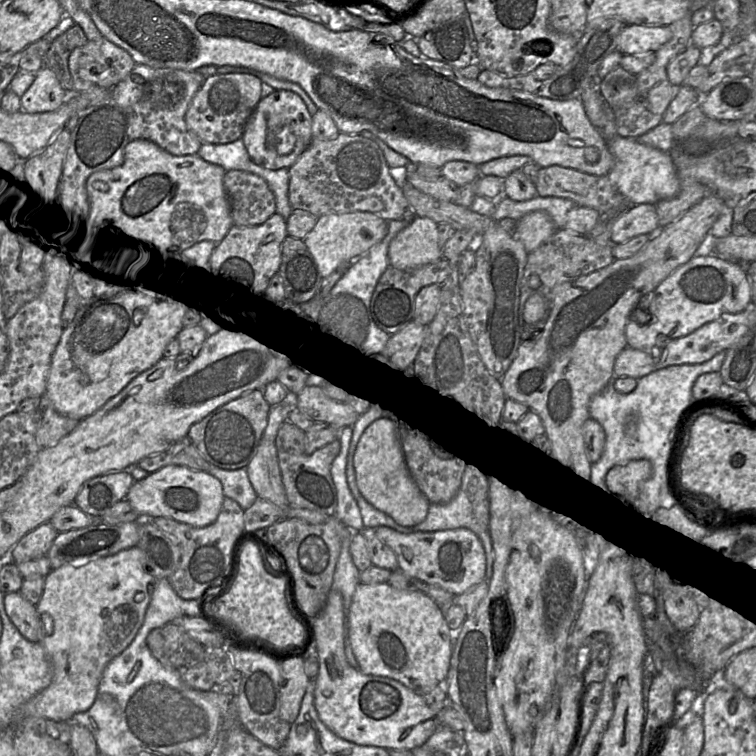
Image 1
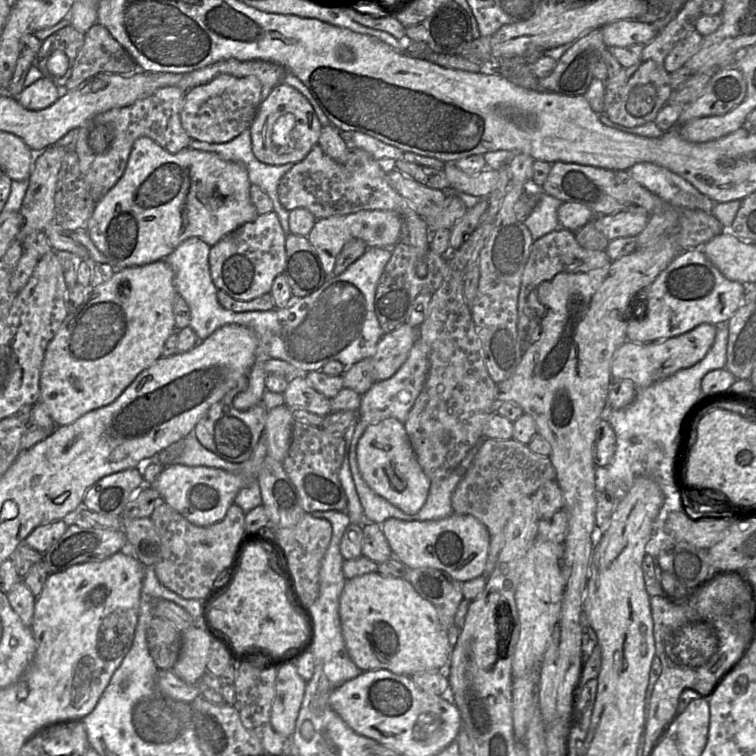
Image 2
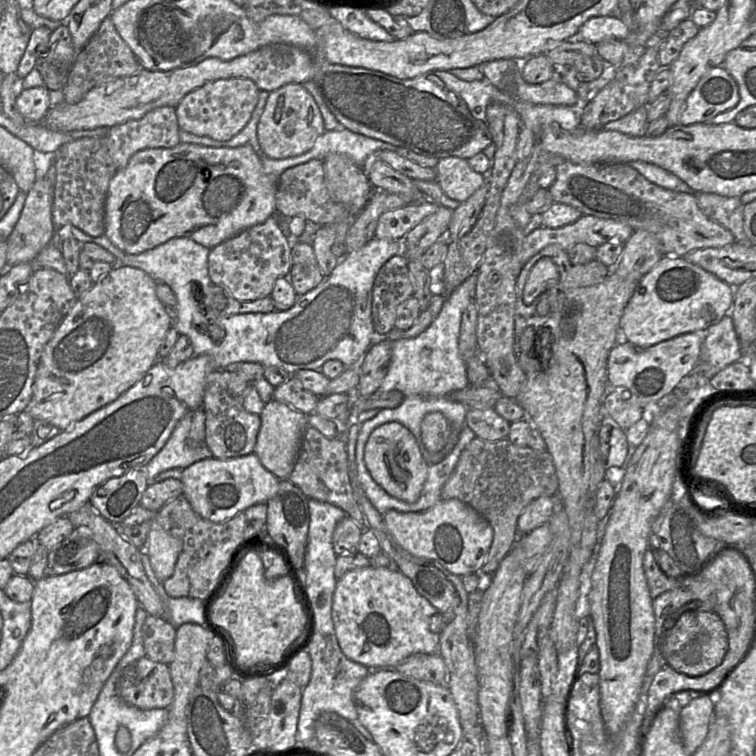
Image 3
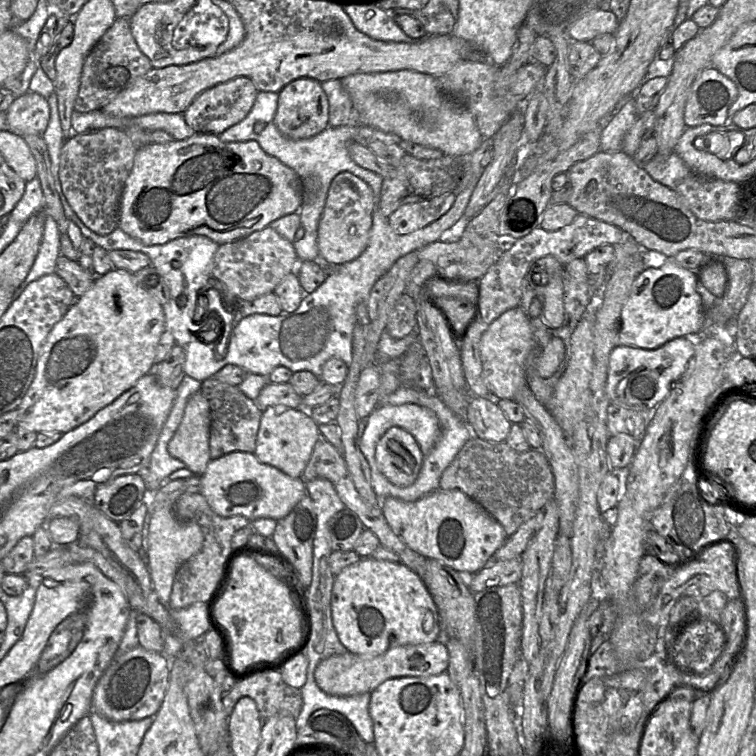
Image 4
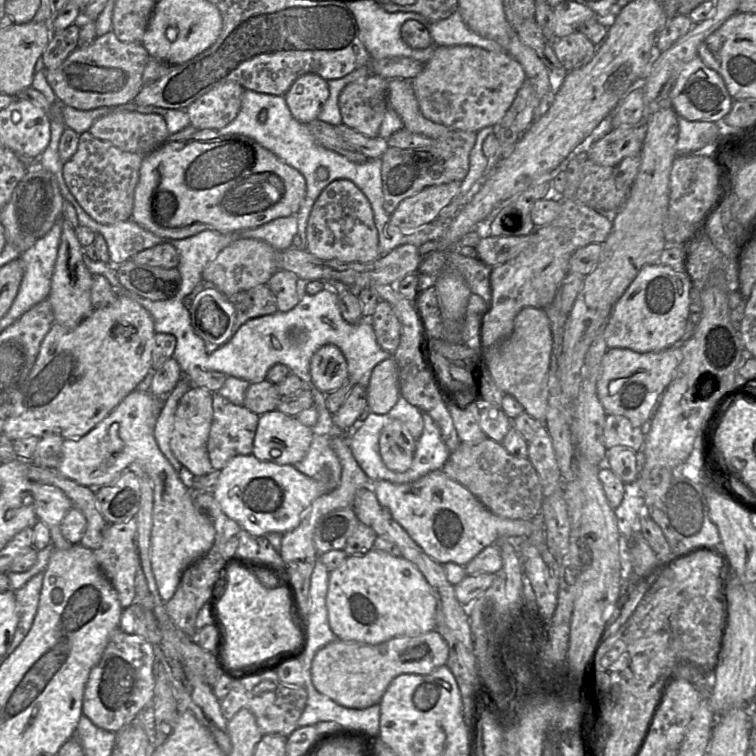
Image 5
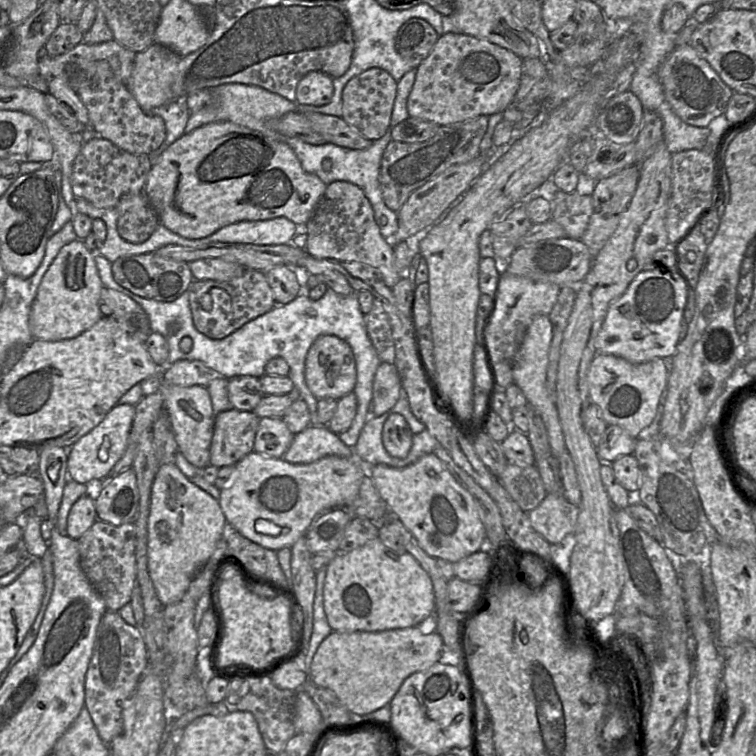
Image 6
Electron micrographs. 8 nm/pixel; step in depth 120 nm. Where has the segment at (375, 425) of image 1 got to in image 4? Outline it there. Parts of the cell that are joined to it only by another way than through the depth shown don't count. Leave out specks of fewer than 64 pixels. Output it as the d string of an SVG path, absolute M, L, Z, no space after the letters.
M391 427L380 438L375 449L380 472L394 485L412 485L422 466L424 455L416 439L403 428Z

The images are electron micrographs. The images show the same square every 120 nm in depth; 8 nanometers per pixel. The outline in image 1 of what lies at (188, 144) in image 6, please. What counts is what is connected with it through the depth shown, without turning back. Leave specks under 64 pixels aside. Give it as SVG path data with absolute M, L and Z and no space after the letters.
M137 139L128 143L124 149L124 160L121 165L112 169L95 172L89 176L86 182L91 210L89 218L78 237L86 270L92 275L105 275L116 281L122 281L164 257L177 253L186 253L198 243L220 243L234 226L230 205L223 185L225 173L226 170L224 168L203 160L198 154L183 156L172 155L155 143L144 139Z

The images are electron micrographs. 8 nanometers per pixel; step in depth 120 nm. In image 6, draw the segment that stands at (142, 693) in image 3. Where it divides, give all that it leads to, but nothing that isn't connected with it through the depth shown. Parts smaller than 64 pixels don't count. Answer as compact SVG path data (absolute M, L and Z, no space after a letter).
M107 610L100 620L86 673L84 704L106 744L121 732L125 702L135 693L147 666L148 653L140 627L127 624L118 612Z

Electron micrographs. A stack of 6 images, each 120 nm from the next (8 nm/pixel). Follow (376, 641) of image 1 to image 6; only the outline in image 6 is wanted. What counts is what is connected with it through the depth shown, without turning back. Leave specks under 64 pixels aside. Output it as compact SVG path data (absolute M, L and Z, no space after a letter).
M377 537L347 553L333 555L323 588L324 612L334 632L380 632L427 624L434 616L435 596L431 578L409 553L398 554Z

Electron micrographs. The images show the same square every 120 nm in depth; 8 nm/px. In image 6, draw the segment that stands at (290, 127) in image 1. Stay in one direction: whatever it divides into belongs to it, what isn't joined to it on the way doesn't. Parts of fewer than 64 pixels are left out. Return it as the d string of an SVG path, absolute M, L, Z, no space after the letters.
M320 71L307 73L296 87L295 102L298 106L323 106L333 96L333 78Z

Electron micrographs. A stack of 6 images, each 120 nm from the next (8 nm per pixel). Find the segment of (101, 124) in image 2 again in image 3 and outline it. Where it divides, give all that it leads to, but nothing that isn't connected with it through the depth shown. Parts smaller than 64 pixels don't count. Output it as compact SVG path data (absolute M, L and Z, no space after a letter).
M176 107L155 108L137 120L130 120L109 128L106 135L110 154L118 171L124 169L131 157L147 148L173 148L181 143Z

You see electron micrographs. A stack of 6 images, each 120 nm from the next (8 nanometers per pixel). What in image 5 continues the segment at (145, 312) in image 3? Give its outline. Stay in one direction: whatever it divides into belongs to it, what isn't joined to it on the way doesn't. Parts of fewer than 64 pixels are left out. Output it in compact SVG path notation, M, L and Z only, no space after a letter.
M125 295L117 296L113 303L105 307L95 307L92 313L76 327L65 327L54 323L41 342L39 353L31 371L11 399L11 411L2 433L12 441L30 436L36 436L40 439L52 434L59 435L64 440L81 438L107 417L128 394L136 390L138 384L151 371L155 336L156 331L151 314L138 302Z

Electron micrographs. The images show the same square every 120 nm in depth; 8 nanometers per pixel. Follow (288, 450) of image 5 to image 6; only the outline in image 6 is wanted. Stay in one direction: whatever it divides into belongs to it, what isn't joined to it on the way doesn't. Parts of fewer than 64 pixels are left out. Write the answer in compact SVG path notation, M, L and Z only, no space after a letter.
M261 418L256 432L254 451L269 457L282 458L294 436L281 418Z

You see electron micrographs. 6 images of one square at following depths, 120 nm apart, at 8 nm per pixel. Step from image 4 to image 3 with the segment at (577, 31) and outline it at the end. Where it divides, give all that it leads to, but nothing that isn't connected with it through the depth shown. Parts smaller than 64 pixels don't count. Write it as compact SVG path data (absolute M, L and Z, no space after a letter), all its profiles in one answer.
M616 16L593 17L586 21L578 33L592 44L599 44L607 39L625 41L631 34L627 26Z

